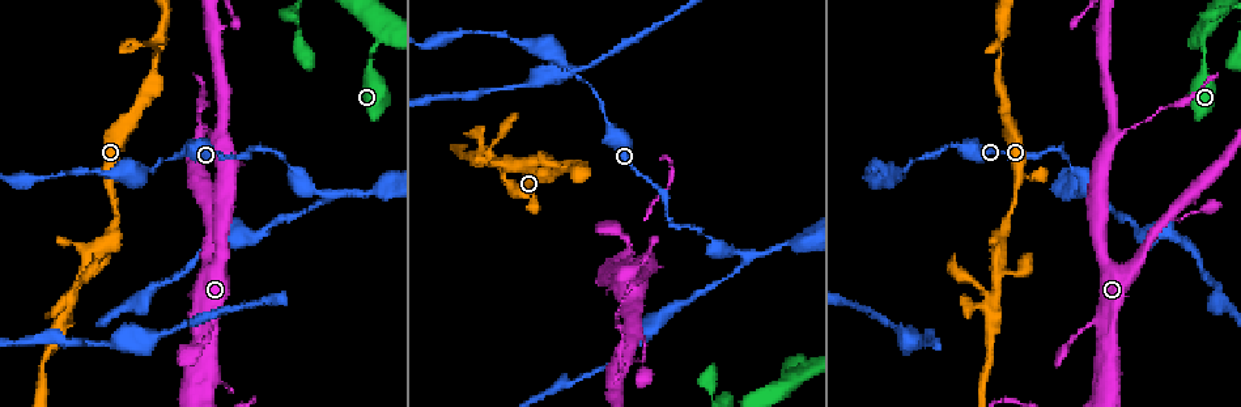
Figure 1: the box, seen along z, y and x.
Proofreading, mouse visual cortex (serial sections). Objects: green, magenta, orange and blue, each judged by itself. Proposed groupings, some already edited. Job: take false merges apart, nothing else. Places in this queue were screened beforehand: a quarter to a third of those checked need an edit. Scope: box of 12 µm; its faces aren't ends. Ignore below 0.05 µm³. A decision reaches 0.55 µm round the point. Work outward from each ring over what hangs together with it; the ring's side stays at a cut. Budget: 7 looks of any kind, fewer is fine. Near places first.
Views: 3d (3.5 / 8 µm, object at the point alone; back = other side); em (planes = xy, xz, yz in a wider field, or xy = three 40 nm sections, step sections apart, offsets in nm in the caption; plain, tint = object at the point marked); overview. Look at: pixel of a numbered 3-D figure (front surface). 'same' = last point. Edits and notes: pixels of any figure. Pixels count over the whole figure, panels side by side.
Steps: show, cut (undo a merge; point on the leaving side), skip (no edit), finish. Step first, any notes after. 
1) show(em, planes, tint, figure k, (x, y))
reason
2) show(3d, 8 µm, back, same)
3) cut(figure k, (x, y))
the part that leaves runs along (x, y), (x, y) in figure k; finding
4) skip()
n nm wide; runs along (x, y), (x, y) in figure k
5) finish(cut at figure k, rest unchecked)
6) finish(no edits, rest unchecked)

show(3d, 3.5 µm, figure 1, (628, 293))
thick turns thin

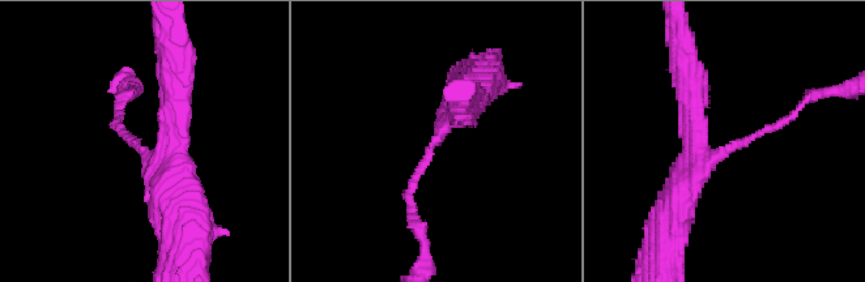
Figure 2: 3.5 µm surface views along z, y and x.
show(em, xy, step 3, tint, figure 2, (137, 151))
arms of 100, 400 nm

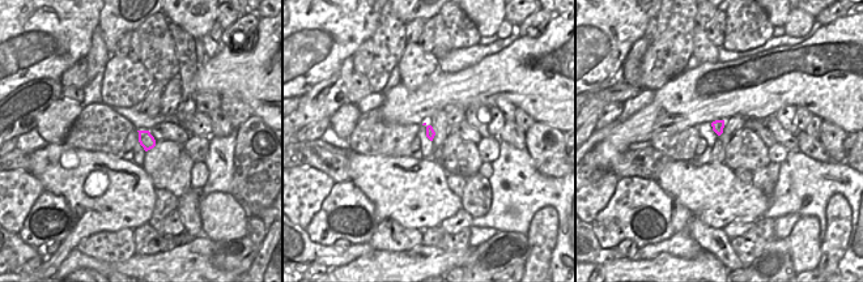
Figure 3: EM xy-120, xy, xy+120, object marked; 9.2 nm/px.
skip()
90 nm wide; runs along (677, 201), (710, 161), (793, 112) in figure 2; one cell here

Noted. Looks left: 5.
show(3d, 3.5 µm, figure 1, (1000, 47))
branch point

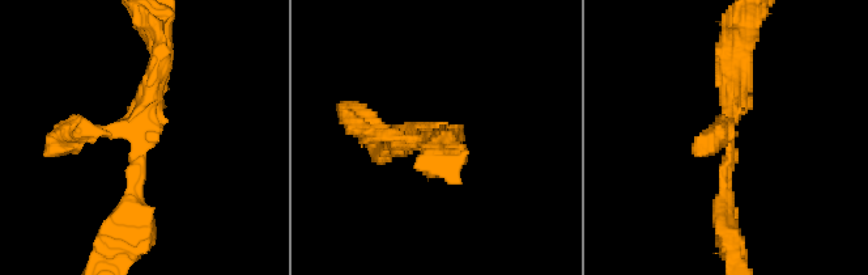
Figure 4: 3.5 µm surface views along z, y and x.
show(em, planes, tint, figure 4, (138, 136))
now the EM

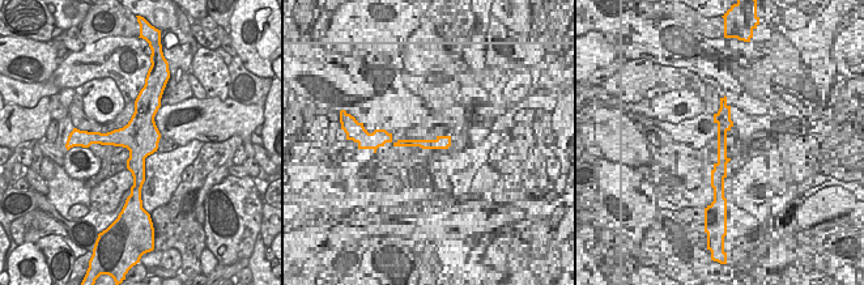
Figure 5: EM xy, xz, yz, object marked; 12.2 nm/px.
skip()
runs along (124, 220), (161, 55) in figure 4; all the same cell

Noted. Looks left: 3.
show(3d, 8 µm, figure 1, (1058, 147))
sharp bend

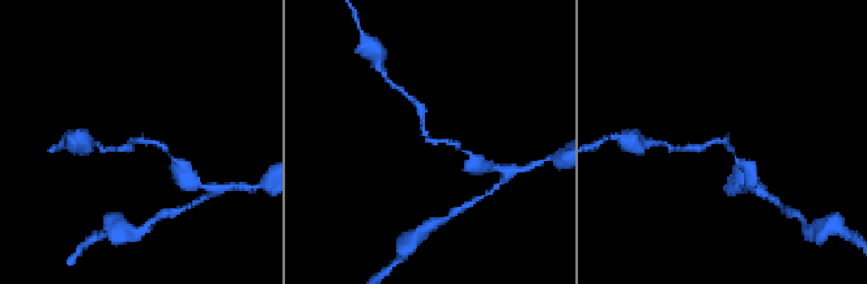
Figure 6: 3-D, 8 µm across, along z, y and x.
show(3d, 3.5 µm, figure 6, (429, 138))

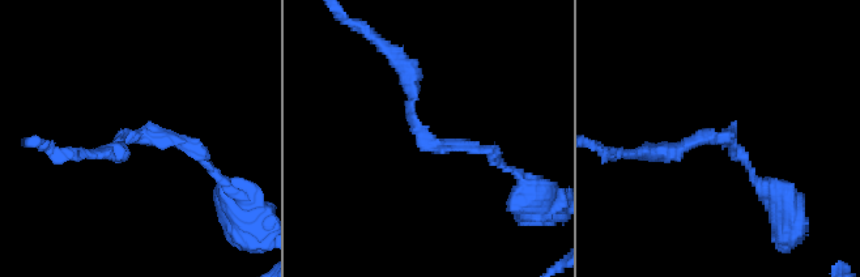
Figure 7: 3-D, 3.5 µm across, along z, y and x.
skip()
runs along (111, 150), (160, 135), (208, 166) in figure 7; all the same cell

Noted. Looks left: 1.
finish(no edits, rest unchecked)

